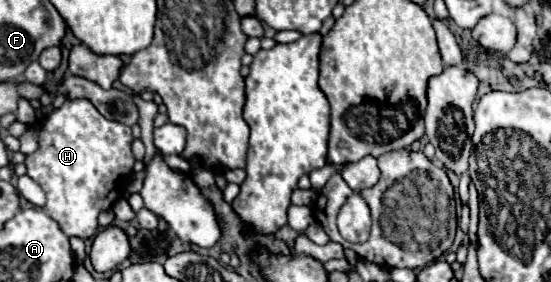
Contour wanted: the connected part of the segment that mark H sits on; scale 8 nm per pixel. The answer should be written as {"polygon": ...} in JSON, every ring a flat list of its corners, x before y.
{"polygon":[[66,100,38,124,38,150,26,156,28,176,46,190,46,206,66,236,92,238,98,232,98,214,112,208,132,176,132,132,126,124,106,120,88,100]]}

